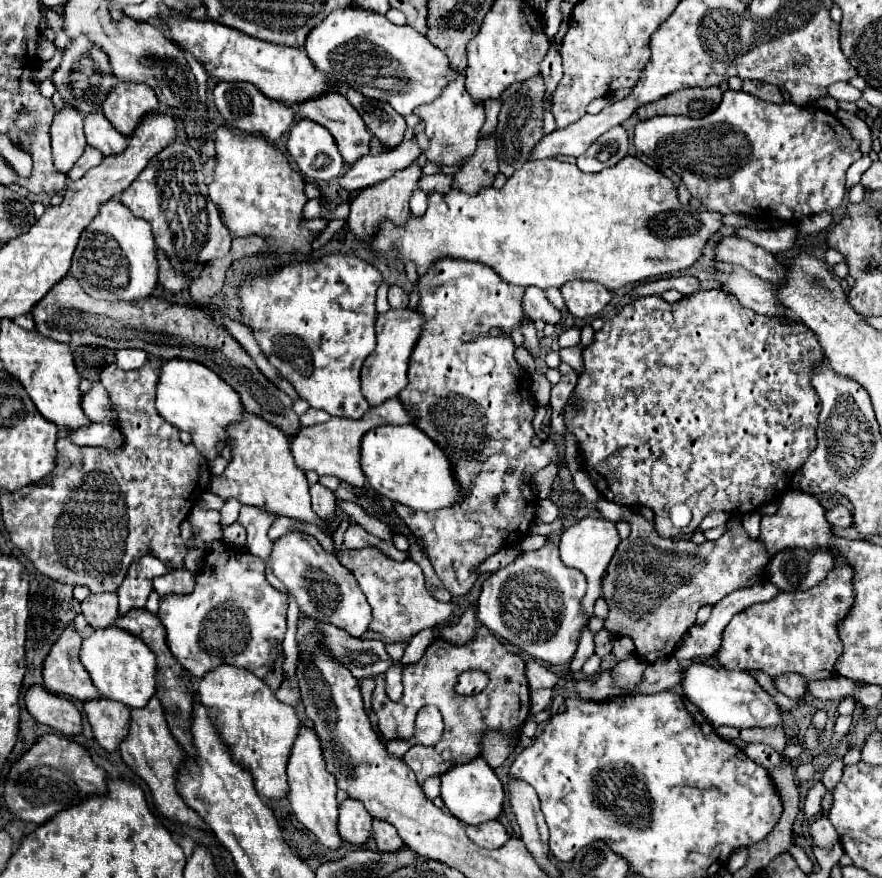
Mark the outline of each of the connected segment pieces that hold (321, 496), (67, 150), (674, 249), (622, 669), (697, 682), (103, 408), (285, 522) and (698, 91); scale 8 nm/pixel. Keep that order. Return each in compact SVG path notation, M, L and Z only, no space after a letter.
M319 482L317 484L311 484L309 486L309 492L311 492L311 500L313 500L313 510L321 516L321 518L329 518L335 514L337 510L337 500L333 496L331 490L327 490L325 486L321 486Z
M65 106L53 118L51 126L51 148L53 148L53 164L57 172L69 172L73 164L79 160L85 150L85 134L83 134L83 114L71 106Z
M625 156L617 166L605 168L597 174L585 174L575 164L549 158L529 160L501 190L485 188L477 196L459 190L451 190L449 194L435 192L429 196L429 208L423 218L411 216L405 228L383 224L369 246L391 260L413 260L419 274L425 274L435 260L449 256L481 262L493 268L505 282L521 288L561 288L565 282L581 278L599 282L609 290L619 290L627 284L659 274L673 274L691 268L703 254L709 238L719 232L721 226L723 214L693 210L681 204L673 180L665 178L635 156Z
M633 656L627 660L617 662L617 668L613 670L613 674L615 674L619 686L633 686L633 684L639 682L639 678L643 676L646 668L645 661Z
M699 662L683 668L681 674L683 694L711 720L713 726L733 726L733 728L753 728L753 726L779 726L781 710L769 698L769 694L755 682L749 672L713 668Z
M95 382L93 388L83 396L81 408L93 422L101 422L101 424L115 424L117 422L117 414L113 412L113 404L109 400L109 394L105 392L105 388L99 382Z
M275 518L275 522L269 528L269 538L271 540L277 540L277 538L285 536L293 524L295 526L301 526L301 522L295 522L295 520L289 520L289 518Z
M719 86L711 88L687 88L673 92L671 96L665 96L653 104L645 104L637 110L637 116L641 120L649 120L653 116L665 116L665 114L683 114L687 118L703 118L711 114L723 98L723 92Z

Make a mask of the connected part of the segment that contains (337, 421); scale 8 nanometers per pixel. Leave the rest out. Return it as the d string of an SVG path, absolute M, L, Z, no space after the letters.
M391 398L381 406L369 408L367 414L359 420L343 420L343 418L331 418L323 424L315 424L311 428L301 428L297 436L291 440L291 450L295 456L295 462L301 470L313 470L319 476L337 476L341 482L353 484L357 488L365 486L365 474L361 470L361 440L363 436L383 424L411 424L411 414L403 408L399 398Z

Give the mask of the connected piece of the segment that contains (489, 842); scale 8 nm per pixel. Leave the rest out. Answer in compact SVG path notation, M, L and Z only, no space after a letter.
M483 822L477 826L467 826L467 836L481 848L501 848L505 840L509 840L501 822Z

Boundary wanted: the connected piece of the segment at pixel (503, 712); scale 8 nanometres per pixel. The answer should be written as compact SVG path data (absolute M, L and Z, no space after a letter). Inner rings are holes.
M479 626L477 630L477 638L465 646L453 646L441 638L437 638L425 652L425 656L421 658L421 662L407 666L403 670L403 698L399 702L391 702L389 696L385 694L385 678L383 674L377 676L377 686L375 690L379 690L379 696L373 696L373 712L379 720L379 732L383 736L383 740L393 740L393 738L411 738L415 732L415 718L417 712L427 706L427 704L435 704L443 716L443 736L435 746L423 746L423 744L415 744L405 756L403 760L407 762L407 766L415 772L417 782L423 784L429 776L441 776L443 772L447 772L449 768L457 766L457 764L467 764L469 760L477 758L481 752L481 738L485 730L501 730L501 732L519 732L527 714L529 714L529 684L525 678L525 662L521 656L513 654L499 638L495 638L485 626ZM465 670L483 670L489 674L489 684L487 688L477 694L477 696L459 696L455 692L455 682L457 676Z

